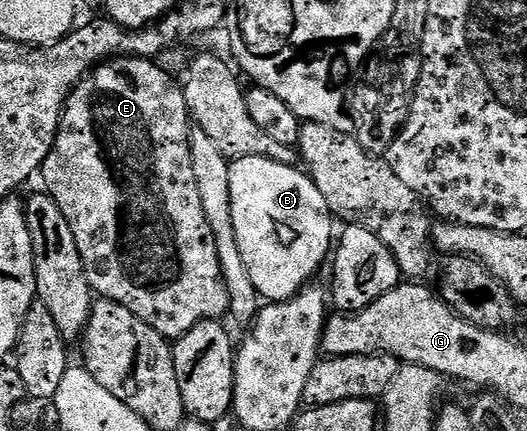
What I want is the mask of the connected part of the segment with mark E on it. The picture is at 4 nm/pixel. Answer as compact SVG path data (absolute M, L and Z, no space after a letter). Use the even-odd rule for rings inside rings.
M118 56L97 65L73 87L65 103L65 113L61 115L55 146L51 154L47 154L39 173L40 179L45 179L44 191L57 203L59 210L63 210L63 218L71 222L71 234L75 234L75 246L79 246L90 288L98 297L119 302L119 306L127 306L127 310L131 310L135 318L143 318L143 322L147 322L151 330L170 342L180 340L204 320L220 321L221 315L224 317L229 310L227 282L223 282L215 234L207 222L207 214L203 214L203 202L199 198L199 189L195 186L195 170L191 170L190 131L191 117L185 101L184 87L178 81L176 84L153 60L143 60L140 56Z

